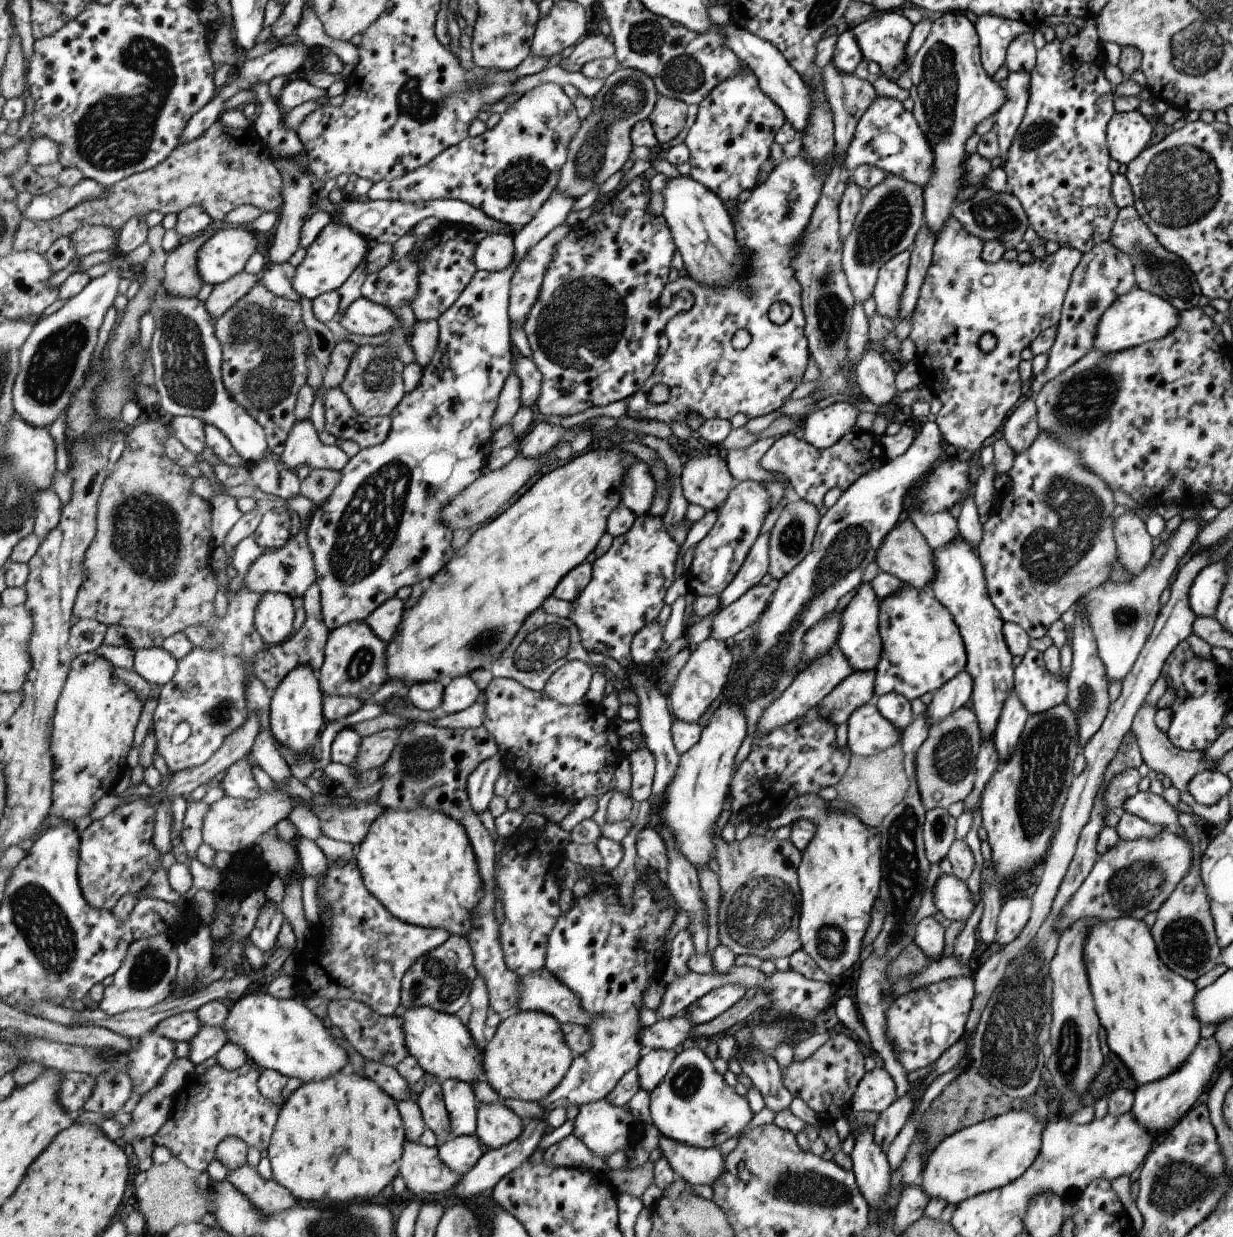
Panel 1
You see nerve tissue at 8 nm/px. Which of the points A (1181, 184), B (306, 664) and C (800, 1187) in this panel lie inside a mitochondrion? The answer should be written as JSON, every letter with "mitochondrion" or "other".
{"A":"mitochondrion","B":"other","C":"mitochondrion"}

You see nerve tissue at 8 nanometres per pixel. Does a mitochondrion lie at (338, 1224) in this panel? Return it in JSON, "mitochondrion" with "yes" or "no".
{"mitochondrion":"yes"}

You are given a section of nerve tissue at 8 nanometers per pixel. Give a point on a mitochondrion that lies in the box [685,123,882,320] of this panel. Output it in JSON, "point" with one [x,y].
{"point":[813,238]}

